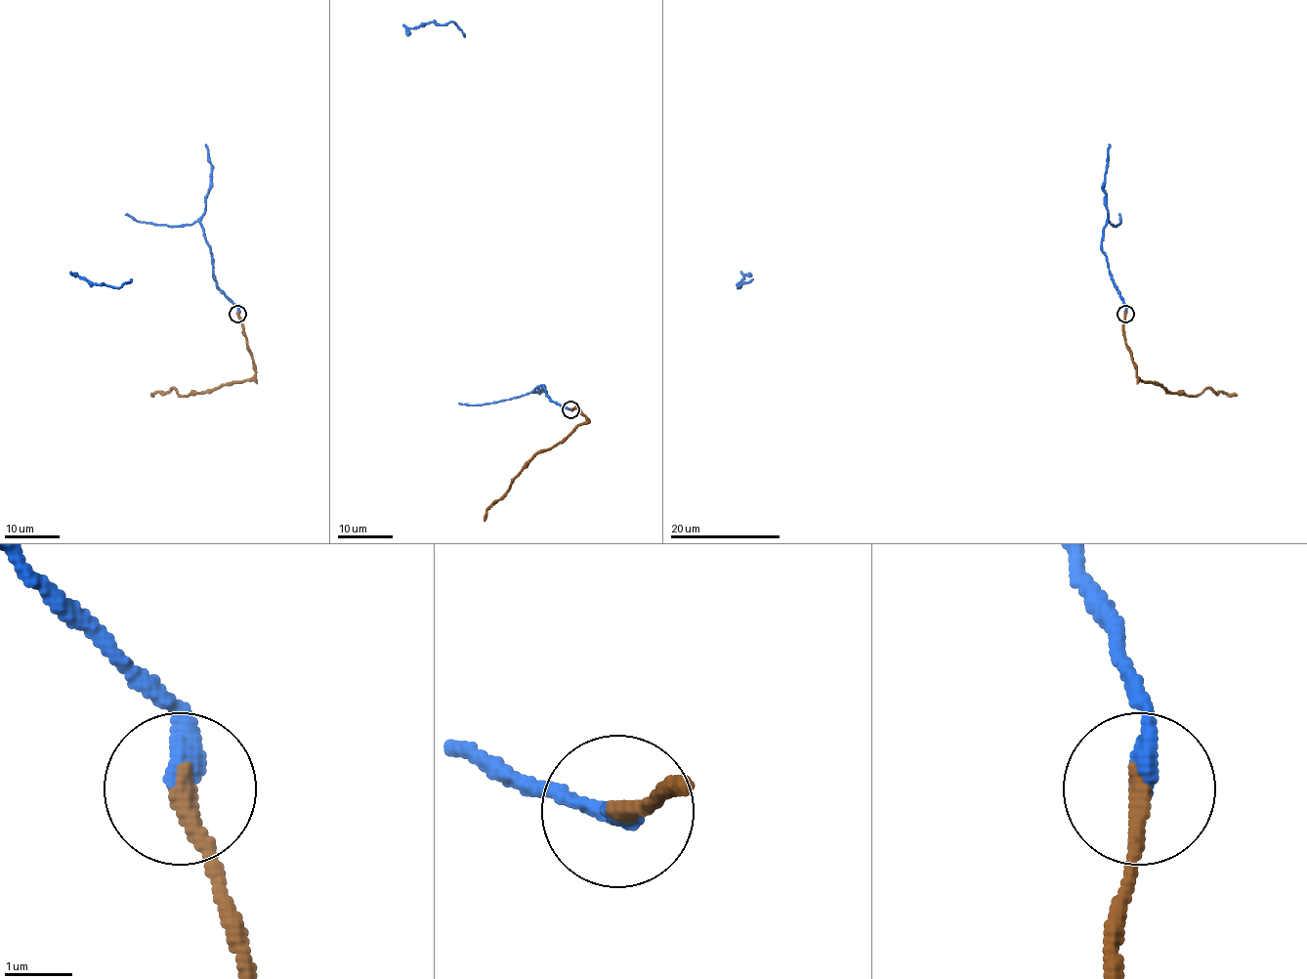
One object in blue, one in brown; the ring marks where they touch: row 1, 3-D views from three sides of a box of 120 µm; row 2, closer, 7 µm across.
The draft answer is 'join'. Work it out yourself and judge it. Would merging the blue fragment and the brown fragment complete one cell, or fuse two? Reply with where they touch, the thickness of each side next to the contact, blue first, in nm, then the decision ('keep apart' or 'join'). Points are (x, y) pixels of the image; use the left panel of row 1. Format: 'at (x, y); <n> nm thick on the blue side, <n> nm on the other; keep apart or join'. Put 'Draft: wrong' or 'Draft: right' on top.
Draft: right
at (237, 314); 300 nm thick on the blue side, 300 nm on the other; join

